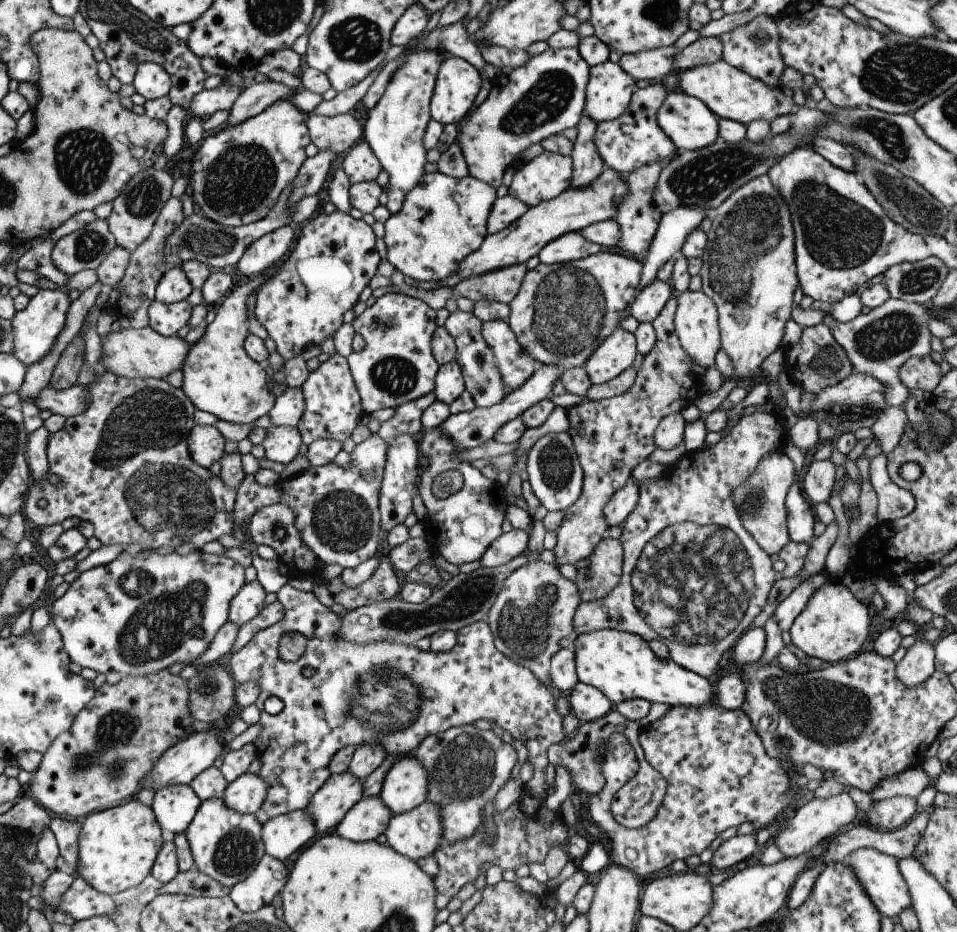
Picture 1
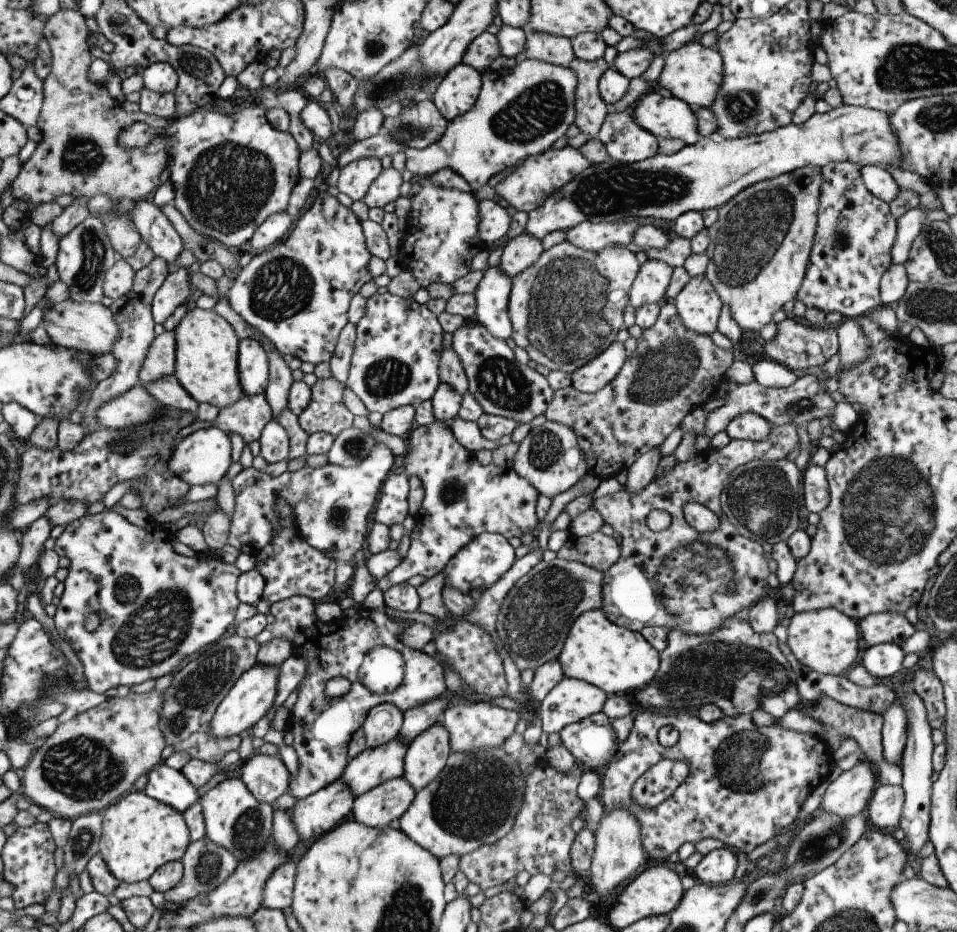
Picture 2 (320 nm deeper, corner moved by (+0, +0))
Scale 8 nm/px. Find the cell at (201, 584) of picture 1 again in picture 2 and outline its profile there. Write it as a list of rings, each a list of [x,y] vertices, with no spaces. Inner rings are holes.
[[[103,510],[96,514],[85,513],[81,518],[70,522],[61,535],[55,540],[53,550],[57,556],[65,556],[69,560],[70,565],[68,575],[63,581],[64,591],[56,605],[55,614],[52,616],[54,627],[59,636],[66,640],[71,645],[73,652],[81,661],[84,670],[84,678],[87,681],[87,687],[90,691],[97,694],[103,694],[105,690],[124,684],[131,687],[133,684],[145,682],[145,680],[155,680],[164,674],[171,675],[177,671],[181,665],[195,653],[203,650],[208,644],[214,643],[225,630],[227,626],[234,620],[234,614],[239,599],[236,597],[236,580],[240,570],[233,564],[224,563],[217,556],[213,556],[211,560],[204,559],[203,554],[196,554],[193,557],[185,557],[178,555],[171,547],[173,537],[166,534],[165,538],[159,542],[159,548],[153,545],[153,532],[147,531],[147,527],[139,527],[129,523],[123,516],[114,513],[110,510]],[[93,613],[97,618],[97,627],[92,632],[87,632],[83,627],[85,624],[85,616]]]

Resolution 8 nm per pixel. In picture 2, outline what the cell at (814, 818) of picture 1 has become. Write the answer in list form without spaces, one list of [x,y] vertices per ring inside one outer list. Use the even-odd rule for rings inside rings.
[[[862,758],[828,784],[819,808],[841,819],[866,811],[875,779],[872,764]]]

